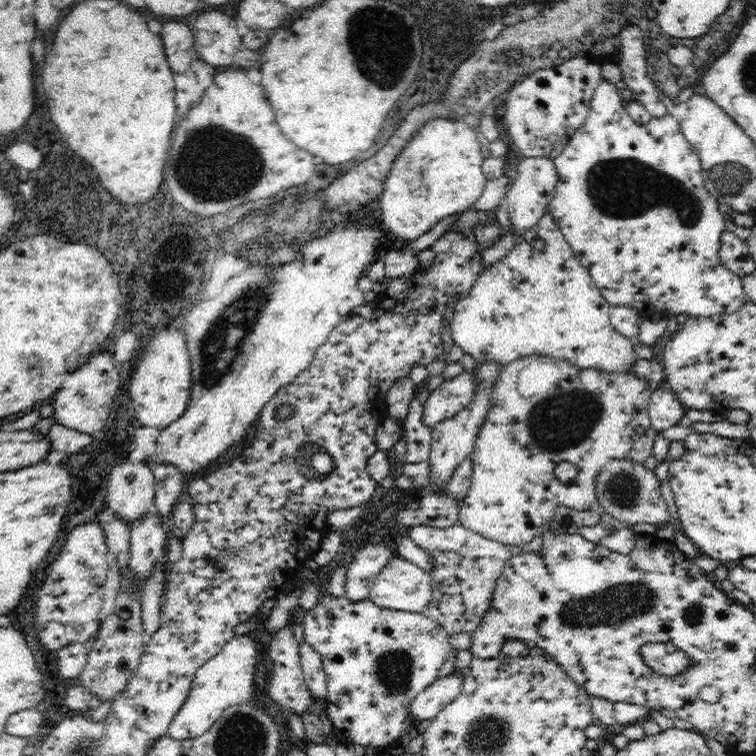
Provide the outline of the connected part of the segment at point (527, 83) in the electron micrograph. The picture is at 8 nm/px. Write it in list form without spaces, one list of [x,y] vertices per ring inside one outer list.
[[[576,57],[564,62],[558,68],[548,68],[533,71],[528,77],[520,79],[506,93],[505,106],[501,118],[506,121],[506,130],[512,144],[525,157],[546,157],[556,159],[569,144],[571,136],[586,122],[591,100],[596,88],[602,83],[601,64],[592,63],[585,57]]]

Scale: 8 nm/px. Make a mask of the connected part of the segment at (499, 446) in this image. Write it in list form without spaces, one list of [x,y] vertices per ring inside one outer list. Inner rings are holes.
[[[525,357],[503,368],[499,377],[495,380],[487,415],[484,417],[484,422],[480,427],[472,452],[469,454],[469,461],[472,463],[473,468],[471,474],[472,480],[463,502],[459,504],[458,524],[464,528],[469,528],[474,532],[480,533],[490,540],[503,542],[510,547],[523,547],[526,546],[528,542],[532,542],[534,537],[538,535],[541,530],[545,530],[550,520],[554,518],[554,512],[557,507],[568,507],[578,512],[600,510],[598,495],[596,495],[596,478],[598,478],[598,472],[600,472],[610,460],[624,459],[630,447],[633,445],[633,442],[638,440],[651,428],[647,406],[650,396],[652,396],[652,391],[653,389],[649,385],[649,382],[637,374],[608,374],[607,372],[602,372],[595,368],[580,370],[579,368],[572,367],[572,364],[567,361],[552,359],[552,357]],[[560,462],[570,462],[570,464],[574,464],[574,466],[578,468],[578,478],[580,478],[580,480],[574,480],[574,484],[564,484],[564,482],[556,480],[556,472],[554,472],[554,470],[556,470],[556,466],[558,466]]]

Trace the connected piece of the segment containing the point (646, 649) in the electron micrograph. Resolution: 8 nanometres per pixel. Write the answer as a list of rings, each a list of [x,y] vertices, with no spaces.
[[[650,643],[642,646],[642,659],[652,670],[662,675],[675,675],[688,666],[690,659],[685,652],[672,644]]]

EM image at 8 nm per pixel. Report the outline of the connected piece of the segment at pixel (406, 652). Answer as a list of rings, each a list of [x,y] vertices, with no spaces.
[[[325,591],[318,605],[306,611],[302,625],[304,642],[322,657],[328,687],[325,714],[331,720],[339,744],[380,748],[384,754],[390,754],[395,743],[416,728],[410,717],[410,706],[414,698],[437,679],[452,650],[451,635],[424,613],[388,610],[367,599],[353,602]]]

